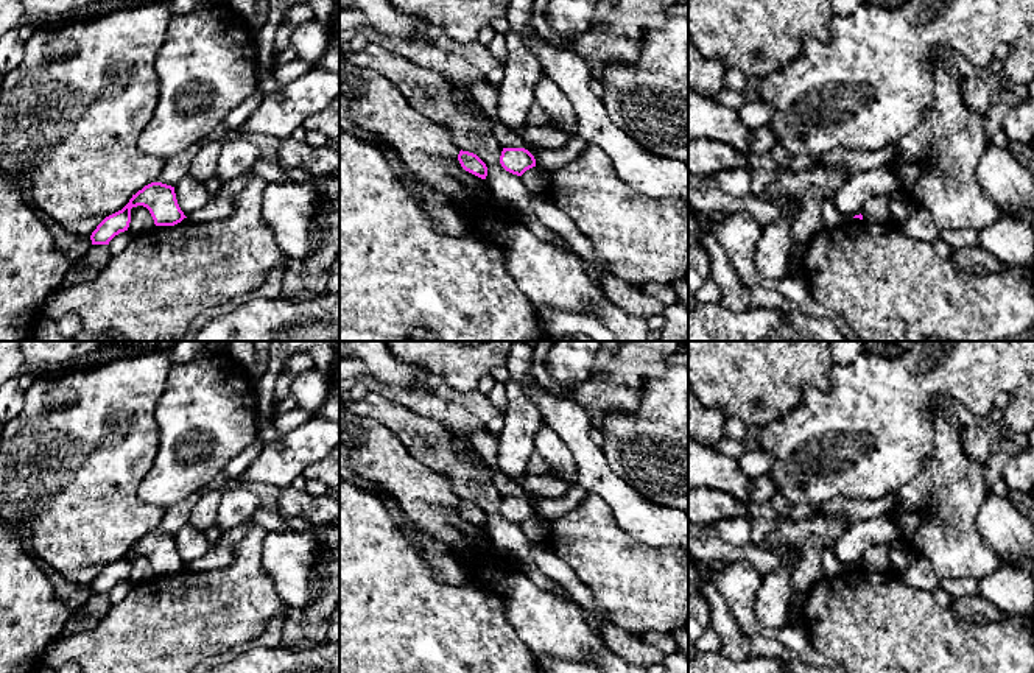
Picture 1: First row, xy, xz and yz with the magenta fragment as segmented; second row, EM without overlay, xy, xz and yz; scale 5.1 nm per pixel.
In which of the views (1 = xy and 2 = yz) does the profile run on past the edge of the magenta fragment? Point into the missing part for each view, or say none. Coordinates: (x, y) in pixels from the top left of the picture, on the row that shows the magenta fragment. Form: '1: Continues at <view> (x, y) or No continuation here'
1: No continuation here
2: No continuation here

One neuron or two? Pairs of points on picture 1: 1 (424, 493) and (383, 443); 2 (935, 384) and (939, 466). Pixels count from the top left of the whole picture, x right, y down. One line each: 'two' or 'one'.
1: one
2: two

